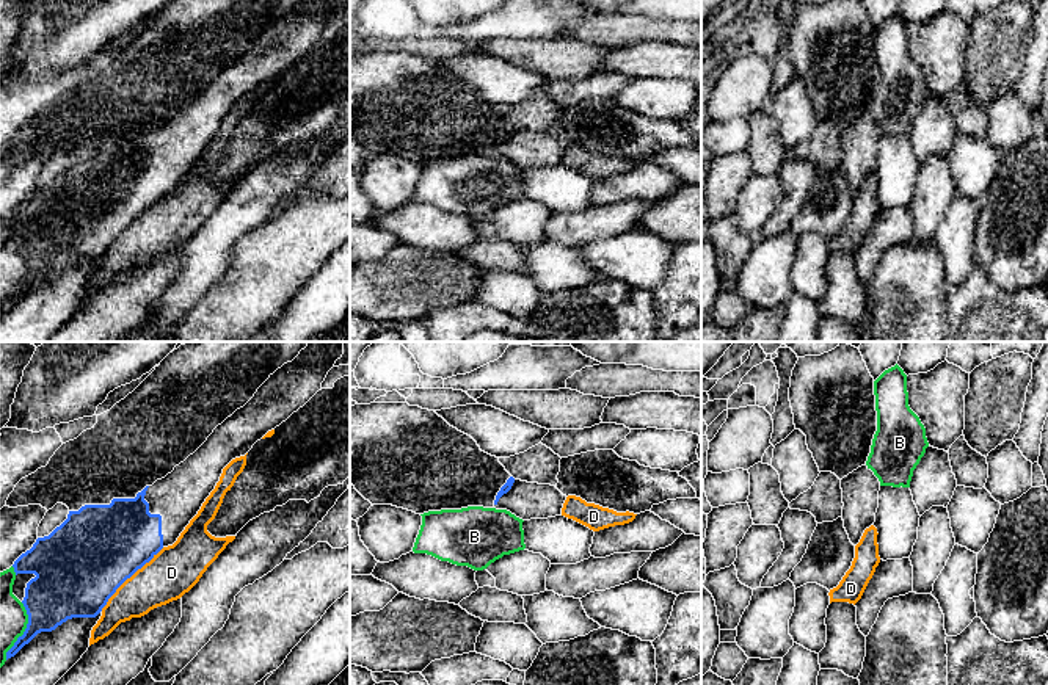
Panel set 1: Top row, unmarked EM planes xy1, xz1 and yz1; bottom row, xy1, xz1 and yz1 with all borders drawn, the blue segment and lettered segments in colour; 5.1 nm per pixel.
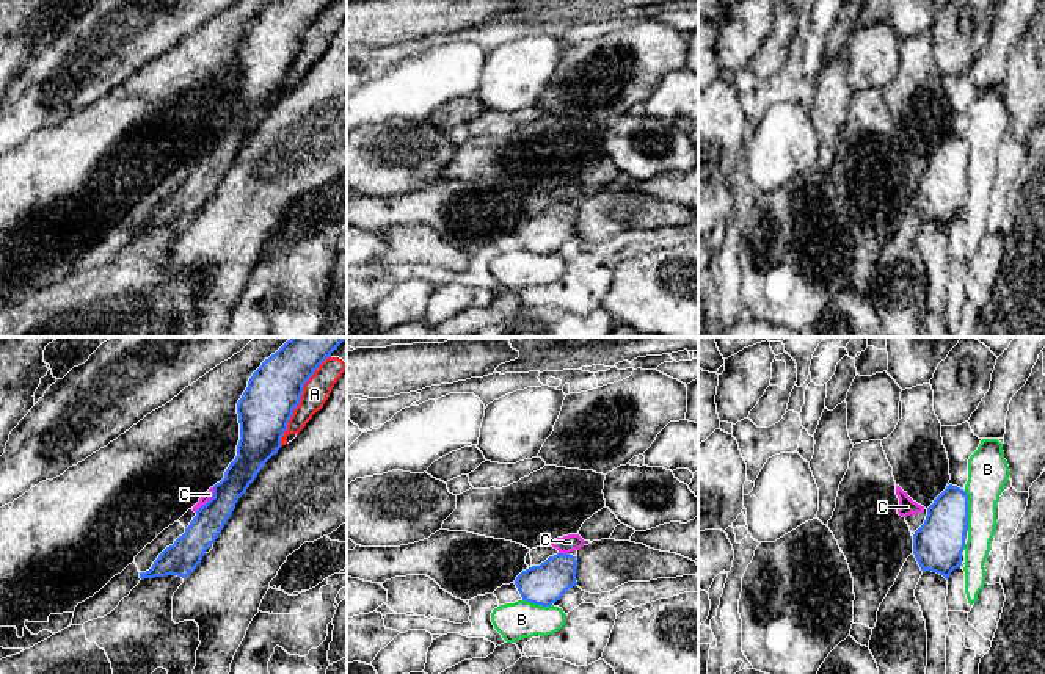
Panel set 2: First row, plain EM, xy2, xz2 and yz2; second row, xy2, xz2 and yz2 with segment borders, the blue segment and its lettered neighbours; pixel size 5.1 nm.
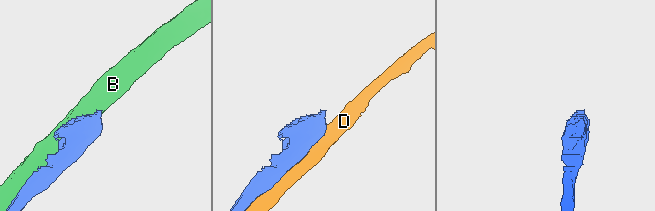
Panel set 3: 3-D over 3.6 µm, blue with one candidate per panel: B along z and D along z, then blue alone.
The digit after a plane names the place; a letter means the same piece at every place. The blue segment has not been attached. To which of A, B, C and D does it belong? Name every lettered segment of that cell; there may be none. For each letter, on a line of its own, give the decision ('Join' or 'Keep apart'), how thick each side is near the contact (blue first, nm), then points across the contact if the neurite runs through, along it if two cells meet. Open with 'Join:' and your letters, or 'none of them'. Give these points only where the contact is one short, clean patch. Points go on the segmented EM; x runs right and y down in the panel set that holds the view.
Join: none of them
A: Keep apart. Thickness 280 nm (blue) against 140 nm
B: Keep apart. Thickness 260 nm (blue) against 200 nm
C: Keep apart. Thickness 160 nm (blue) against 50 nm
D: Keep apart. Thickness 440 nm (blue) against 240 nm

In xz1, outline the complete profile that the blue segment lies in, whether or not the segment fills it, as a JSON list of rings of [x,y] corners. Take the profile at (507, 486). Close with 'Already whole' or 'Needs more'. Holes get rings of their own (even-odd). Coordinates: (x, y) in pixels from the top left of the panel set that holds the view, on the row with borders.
[[[510,477],[496,495],[494,508],[507,509],[522,520],[562,514],[566,495],[555,486],[527,483]]]. Needs more

